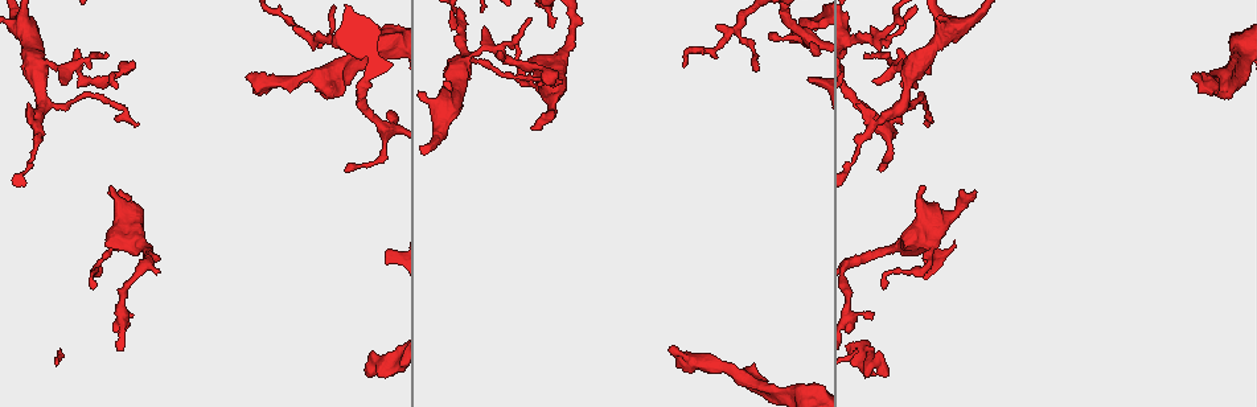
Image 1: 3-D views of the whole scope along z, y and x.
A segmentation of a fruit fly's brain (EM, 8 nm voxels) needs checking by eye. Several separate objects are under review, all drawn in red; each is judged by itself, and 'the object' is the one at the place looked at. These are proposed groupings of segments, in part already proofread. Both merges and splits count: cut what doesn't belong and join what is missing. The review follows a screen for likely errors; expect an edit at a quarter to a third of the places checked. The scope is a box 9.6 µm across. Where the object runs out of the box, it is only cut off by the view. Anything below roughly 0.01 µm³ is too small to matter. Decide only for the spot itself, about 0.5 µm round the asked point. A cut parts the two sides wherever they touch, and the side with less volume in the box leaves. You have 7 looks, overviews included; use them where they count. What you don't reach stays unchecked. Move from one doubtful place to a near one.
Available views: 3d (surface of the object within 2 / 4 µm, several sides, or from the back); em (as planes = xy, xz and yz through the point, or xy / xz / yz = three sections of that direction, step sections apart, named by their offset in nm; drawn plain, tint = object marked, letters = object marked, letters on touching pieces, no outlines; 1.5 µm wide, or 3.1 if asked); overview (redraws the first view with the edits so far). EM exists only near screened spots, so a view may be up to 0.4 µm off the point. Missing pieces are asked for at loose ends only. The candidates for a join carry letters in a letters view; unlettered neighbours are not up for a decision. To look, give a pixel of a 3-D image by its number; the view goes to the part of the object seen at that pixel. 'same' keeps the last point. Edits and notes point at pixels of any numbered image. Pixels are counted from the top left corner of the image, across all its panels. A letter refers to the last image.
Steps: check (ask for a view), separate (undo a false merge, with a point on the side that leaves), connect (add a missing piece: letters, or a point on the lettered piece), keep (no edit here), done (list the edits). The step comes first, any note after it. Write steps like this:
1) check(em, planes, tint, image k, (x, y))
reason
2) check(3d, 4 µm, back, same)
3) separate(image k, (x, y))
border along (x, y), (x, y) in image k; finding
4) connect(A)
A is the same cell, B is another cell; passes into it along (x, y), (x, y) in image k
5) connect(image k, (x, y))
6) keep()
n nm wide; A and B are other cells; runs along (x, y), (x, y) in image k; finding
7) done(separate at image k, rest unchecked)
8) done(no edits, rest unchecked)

check(em, planes, letters, image 1, (108, 192))
free end

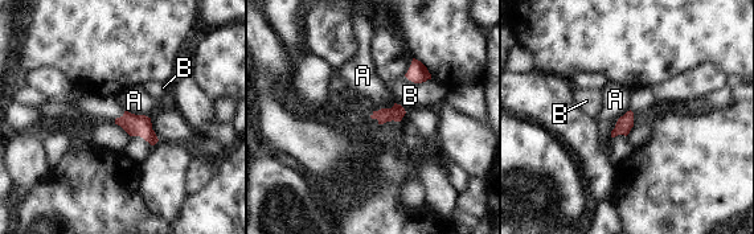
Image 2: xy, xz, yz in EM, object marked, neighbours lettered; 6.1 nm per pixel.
keep()
A and B are other cells; border along (125, 110), (150, 118) in image 2; none of them fits

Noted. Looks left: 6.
check(3d, 4 µm, image 1, (929, 124))
free end

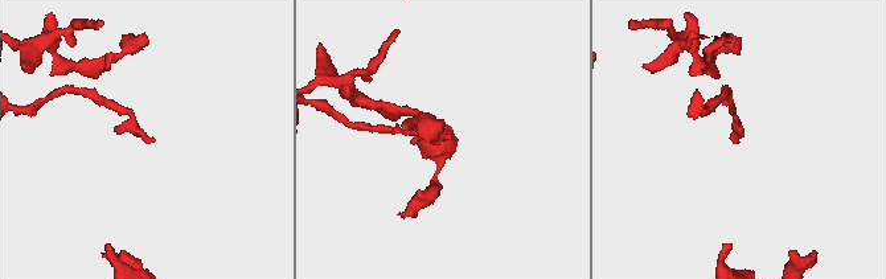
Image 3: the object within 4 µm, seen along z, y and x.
check(em, planes, tint, image 3, (154, 140))
need the tissue

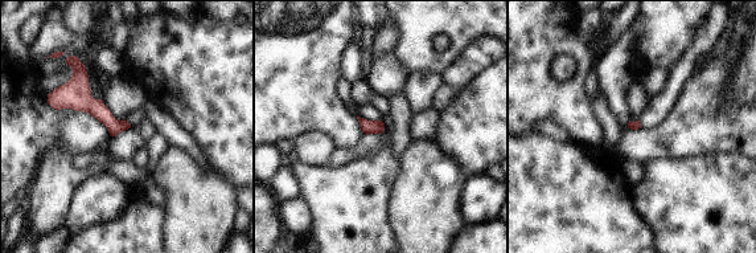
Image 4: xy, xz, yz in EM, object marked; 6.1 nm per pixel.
check(em, planes, letters, same)

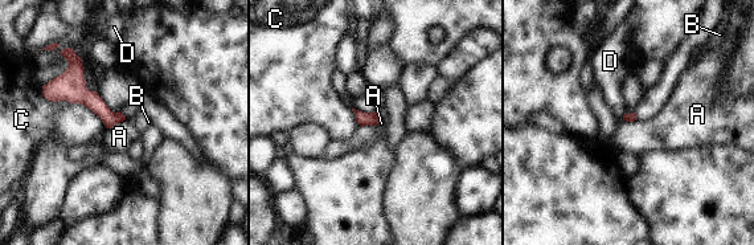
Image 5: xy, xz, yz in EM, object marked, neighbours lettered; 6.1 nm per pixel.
keep()
A, B, C and D are other cells; runs along (48, 92), (80, 93), (119, 118) in image 5; no lettered piece goes on from it

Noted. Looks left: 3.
check(em, xz, step 8, letters, image 1, (734, 29))

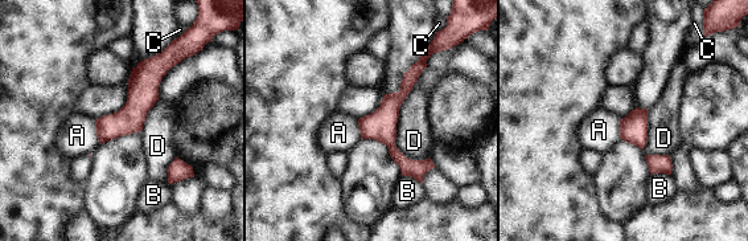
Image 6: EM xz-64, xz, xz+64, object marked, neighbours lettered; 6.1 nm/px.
keep()
A, B, C and D are other cells; runs along (420, 62), (389, 107), (389, 143), (419, 178) in image 6; continuous, no second cell

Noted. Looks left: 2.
done(no edits, rest unchecked)

